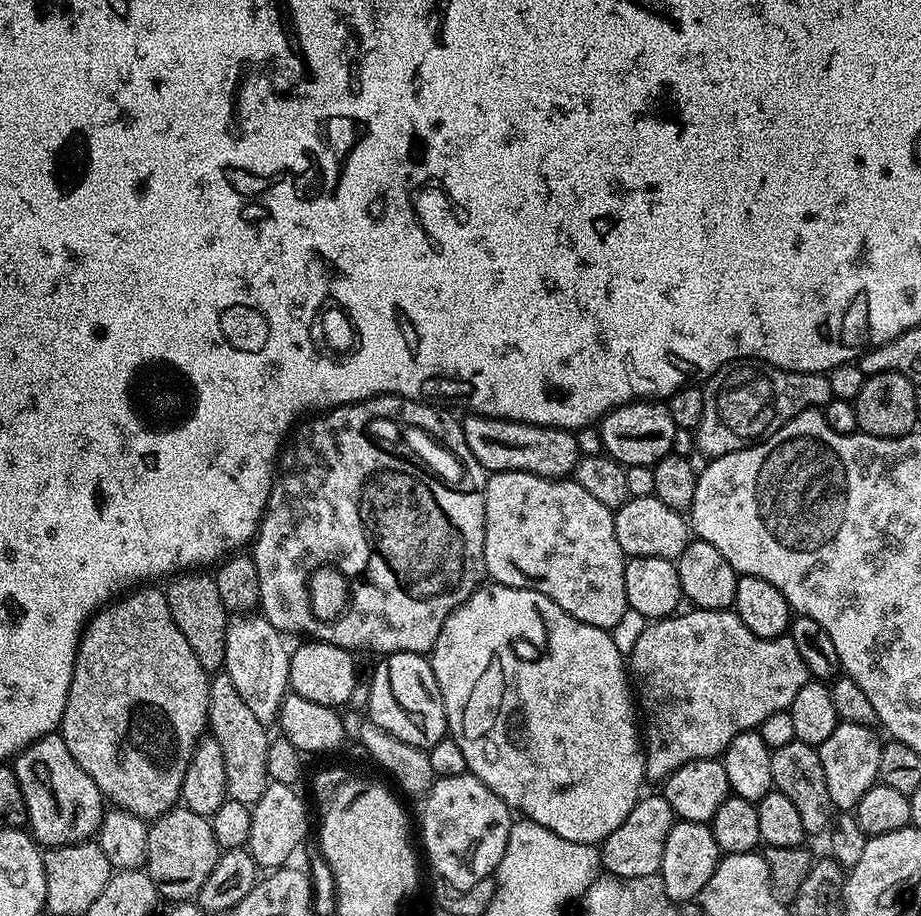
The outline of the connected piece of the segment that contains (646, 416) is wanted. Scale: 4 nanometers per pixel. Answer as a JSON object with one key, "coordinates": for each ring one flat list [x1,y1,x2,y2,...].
{"coordinates":[[634,400,613,408,602,417,598,427,604,452,625,466,651,466,669,455,677,428,667,403,652,400]]}

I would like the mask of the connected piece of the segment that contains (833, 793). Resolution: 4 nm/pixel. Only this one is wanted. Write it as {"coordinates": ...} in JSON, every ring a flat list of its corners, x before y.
{"coordinates":[[837,723,834,734,826,738,819,746,823,773,826,785,832,799,833,809,852,810,878,780,878,758,882,740,872,733,873,729,867,724]]}

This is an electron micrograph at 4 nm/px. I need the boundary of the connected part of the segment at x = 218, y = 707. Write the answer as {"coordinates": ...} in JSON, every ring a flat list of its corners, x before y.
{"coordinates":[[216,674,211,677,208,728,218,746,222,746,222,758,226,758,226,786,229,797,249,806,256,804,270,783,266,770,266,750,270,733,239,697,228,675]]}

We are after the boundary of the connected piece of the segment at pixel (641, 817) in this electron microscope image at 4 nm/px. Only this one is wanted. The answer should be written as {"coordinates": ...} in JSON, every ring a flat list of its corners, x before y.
{"coordinates":[[663,794,648,795,641,795,634,810,630,810,626,822,622,822,622,826,618,826,618,830,614,830,614,834,610,834,603,844,599,845,600,863,605,873,623,880,646,878,659,873,662,866,662,850,666,850,666,838,669,837,678,817]]}

